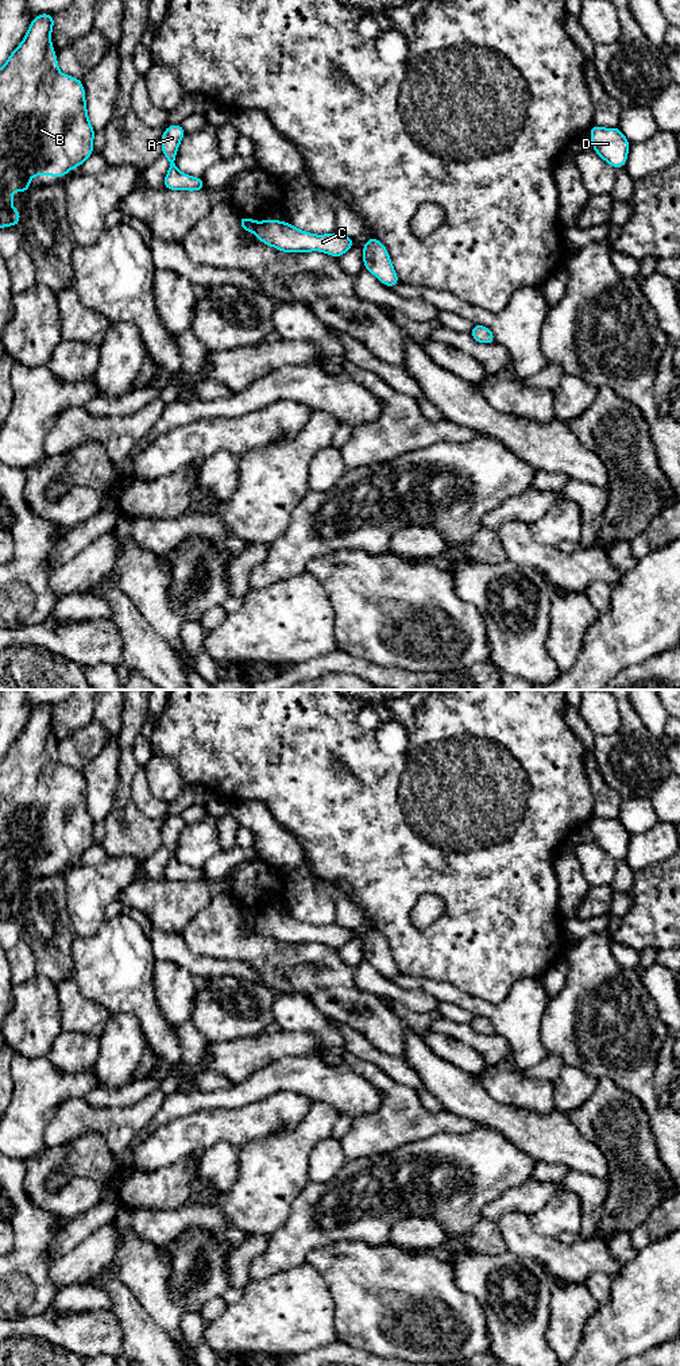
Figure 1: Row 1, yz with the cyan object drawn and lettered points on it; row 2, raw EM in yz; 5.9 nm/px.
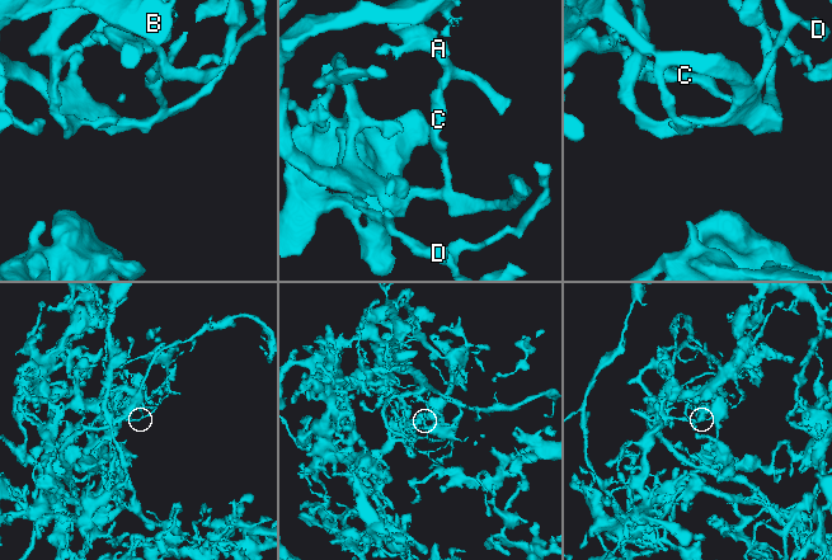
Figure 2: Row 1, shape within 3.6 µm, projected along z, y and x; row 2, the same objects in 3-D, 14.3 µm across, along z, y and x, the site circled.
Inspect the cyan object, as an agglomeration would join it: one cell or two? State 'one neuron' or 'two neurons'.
two neurons

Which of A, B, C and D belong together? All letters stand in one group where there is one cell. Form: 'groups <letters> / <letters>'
groups A / B C D

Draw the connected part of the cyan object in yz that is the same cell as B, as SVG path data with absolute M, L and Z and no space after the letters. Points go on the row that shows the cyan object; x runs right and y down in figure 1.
M40 13L32 18L24 39L9 54L0 69L0 228L20 221L20 211L12 205L12 192L30 192L34 175L65 177L73 167L81 166L93 154L94 128L88 119L85 89L82 81L62 74L51 45L51 30L55 18Z

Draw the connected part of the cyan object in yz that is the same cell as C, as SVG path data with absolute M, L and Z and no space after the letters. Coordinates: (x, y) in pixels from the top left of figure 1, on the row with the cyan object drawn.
M262 220L255 235L262 243L290 254L322 251L340 258L353 247L351 236L341 236L336 232L314 235L279 220Z

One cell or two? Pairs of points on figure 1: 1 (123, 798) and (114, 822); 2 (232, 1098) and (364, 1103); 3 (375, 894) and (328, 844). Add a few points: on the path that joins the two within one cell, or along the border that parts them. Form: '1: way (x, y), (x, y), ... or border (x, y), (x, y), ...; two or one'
1: way (123, 803), (123, 813), (119, 817); one
2: way (265, 1081), (316, 1080), (332, 1085); one
3: way (366, 883), (340, 856); one

